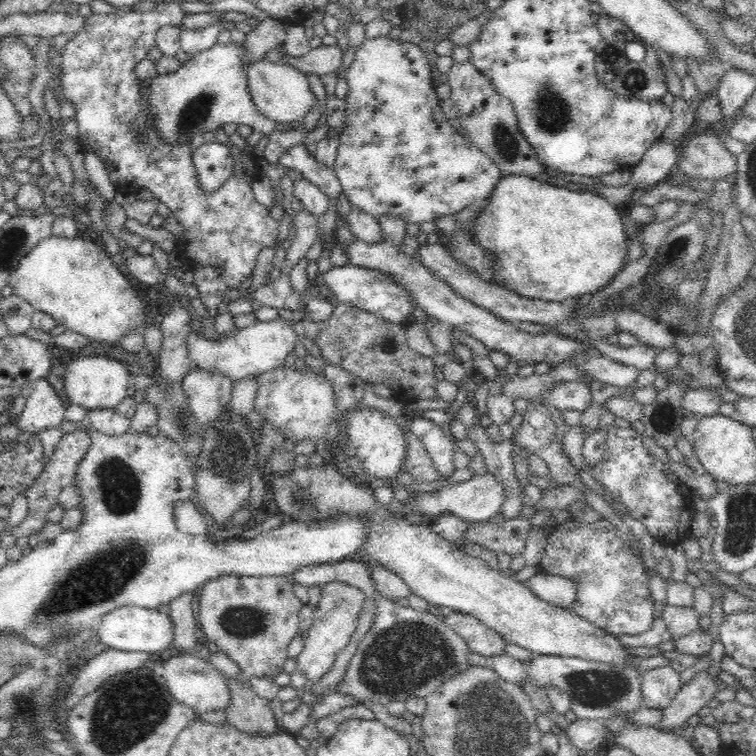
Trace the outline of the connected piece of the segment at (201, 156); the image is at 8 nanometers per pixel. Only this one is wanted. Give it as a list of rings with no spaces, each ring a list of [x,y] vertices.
[[[204,143],[192,154],[192,163],[198,173],[198,183],[202,189],[213,192],[219,189],[234,170],[234,157],[226,145]]]

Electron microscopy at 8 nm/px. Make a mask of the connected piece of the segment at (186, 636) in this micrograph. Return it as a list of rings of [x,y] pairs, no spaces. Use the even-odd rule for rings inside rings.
[[[186,592],[170,602],[170,622],[174,629],[172,651],[174,653],[194,654],[196,646],[204,643],[196,637],[197,620],[196,602],[192,599],[193,593]]]

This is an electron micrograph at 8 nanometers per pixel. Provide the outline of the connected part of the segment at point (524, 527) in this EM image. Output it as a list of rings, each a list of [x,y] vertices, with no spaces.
[[[510,518],[501,523],[476,523],[466,530],[466,539],[496,554],[505,552],[511,556],[525,550],[525,540],[530,530],[526,518]]]

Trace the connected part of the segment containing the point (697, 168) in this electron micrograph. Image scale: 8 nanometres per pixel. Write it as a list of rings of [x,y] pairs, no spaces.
[[[697,134],[684,146],[675,171],[694,179],[722,180],[737,176],[737,160],[716,135]]]

